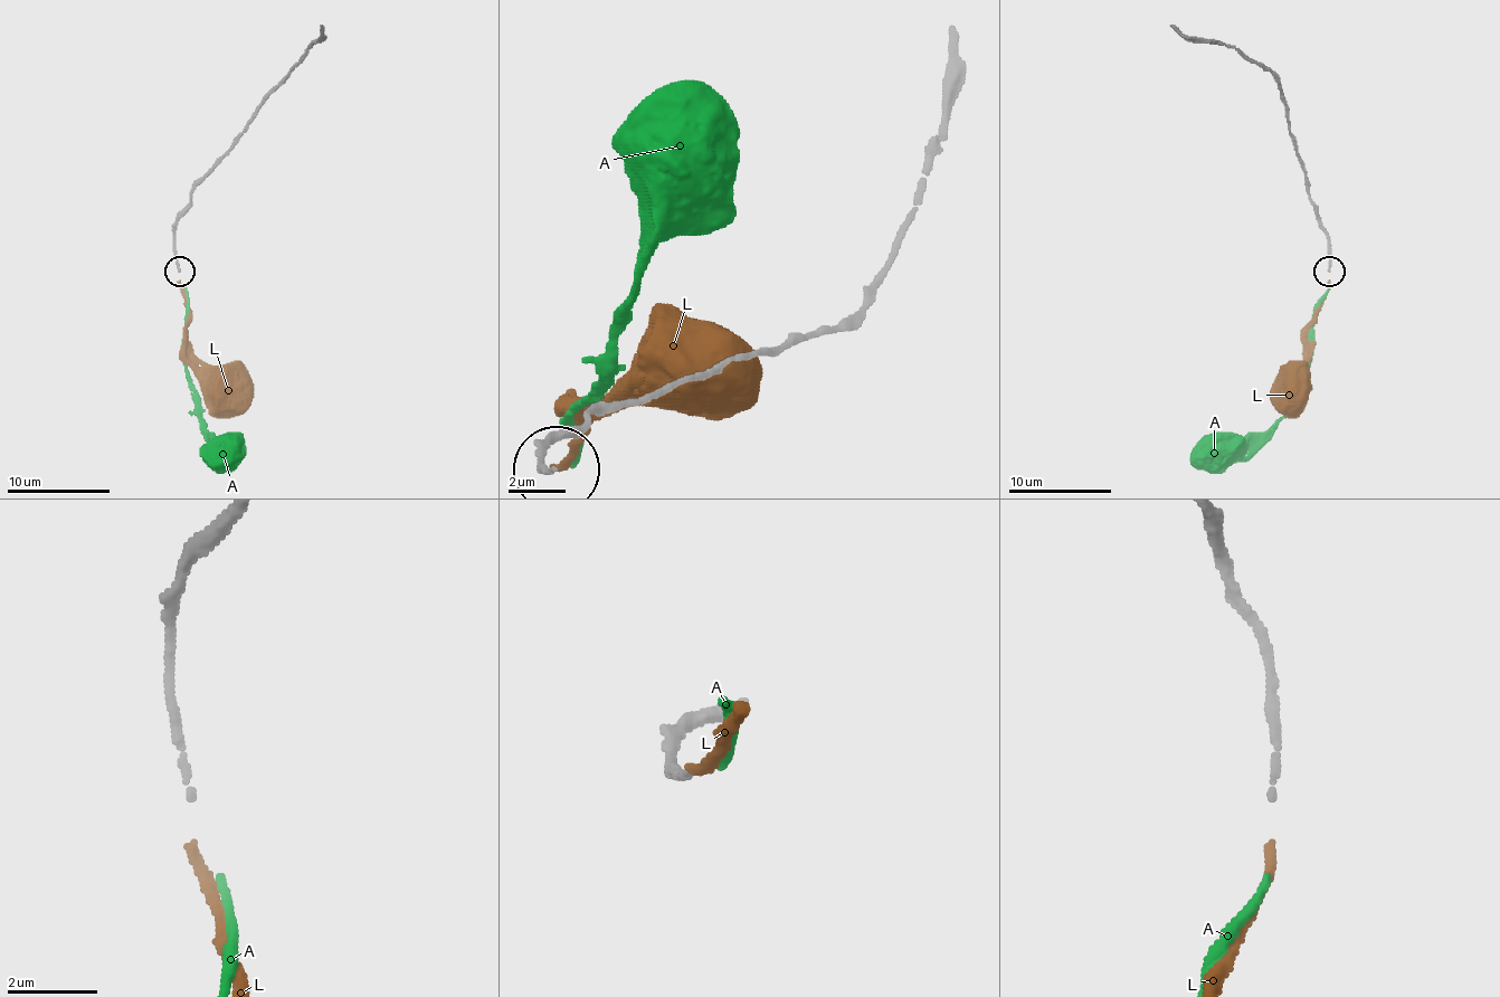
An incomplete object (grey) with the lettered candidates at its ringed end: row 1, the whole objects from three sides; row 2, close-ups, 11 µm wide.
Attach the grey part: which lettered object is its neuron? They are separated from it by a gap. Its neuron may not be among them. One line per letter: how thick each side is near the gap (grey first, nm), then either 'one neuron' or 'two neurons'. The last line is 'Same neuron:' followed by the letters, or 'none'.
A: 160/170 nm | one neuron
L: 160/200 nm | two neurons
Same neuron: A

